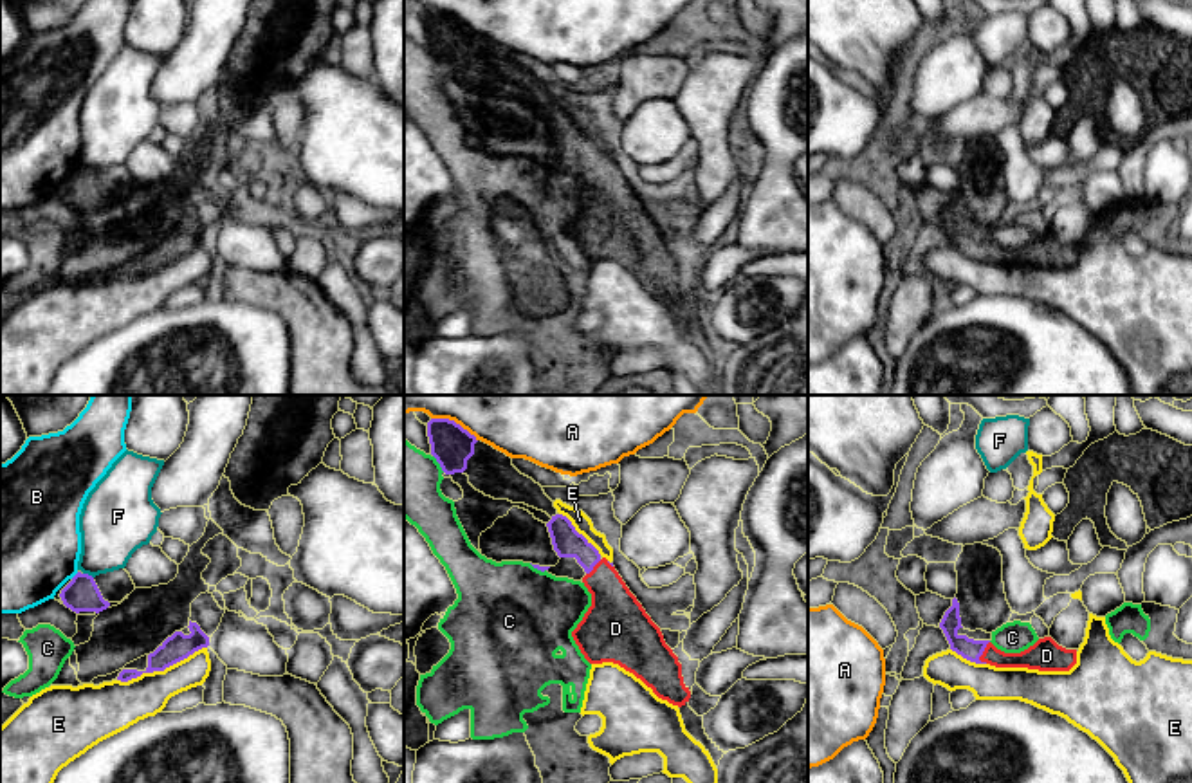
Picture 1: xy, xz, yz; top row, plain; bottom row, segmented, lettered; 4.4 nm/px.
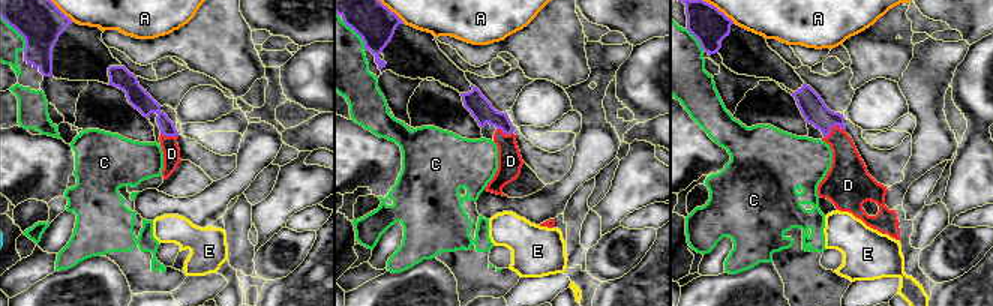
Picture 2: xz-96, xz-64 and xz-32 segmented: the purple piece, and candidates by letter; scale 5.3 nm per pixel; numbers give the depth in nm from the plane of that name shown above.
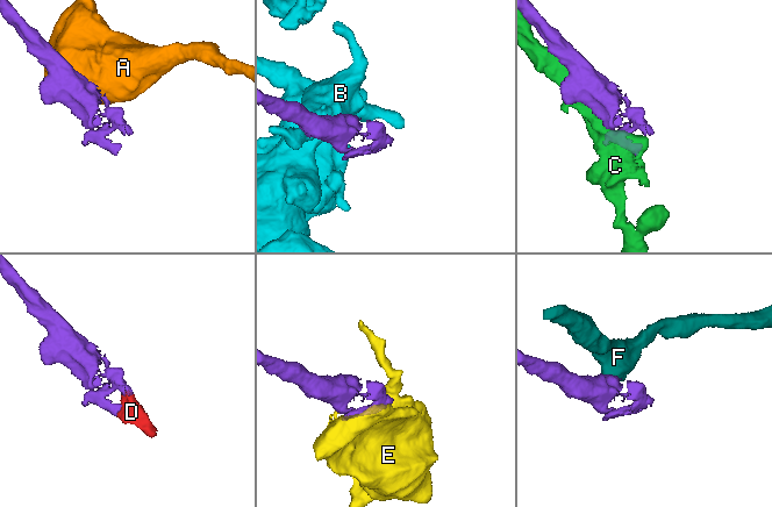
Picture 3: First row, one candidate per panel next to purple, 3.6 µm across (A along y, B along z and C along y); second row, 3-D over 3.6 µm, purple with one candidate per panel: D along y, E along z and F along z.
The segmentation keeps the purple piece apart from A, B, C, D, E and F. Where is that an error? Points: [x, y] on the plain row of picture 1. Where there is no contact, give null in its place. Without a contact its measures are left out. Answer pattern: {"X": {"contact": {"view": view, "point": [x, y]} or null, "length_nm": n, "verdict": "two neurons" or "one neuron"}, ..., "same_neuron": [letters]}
{"A": {"contact": {"view": "xz", "point": [453, 17]}, "length_nm": 240, "verdict": "two neurons"}, "B": {"contact": {"view": "xy", "point": [76, 170]}, "length_nm": 50, "verdict": "two neurons"}, "C": {"contact": {"view": "xz", "point": [439, 58]}, "length_nm": 90, "verdict": "two neurons"}, "D": {"contact": {"view": "yz", "point": [983, 246]}, "length_nm": 110, "verdict": "one neuron"}, "E": {"contact": {"view": "xy", "point": [161, 266]}, "length_nm": 420, "verdict": "two neurons"}, "F": {"contact": {"view": "xy", "point": [87, 170]}, "length_nm": 50, "verdict": "two neurons"}, "same_neuron": ["D"]}

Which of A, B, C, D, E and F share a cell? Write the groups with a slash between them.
A / B / C / D / E / F

